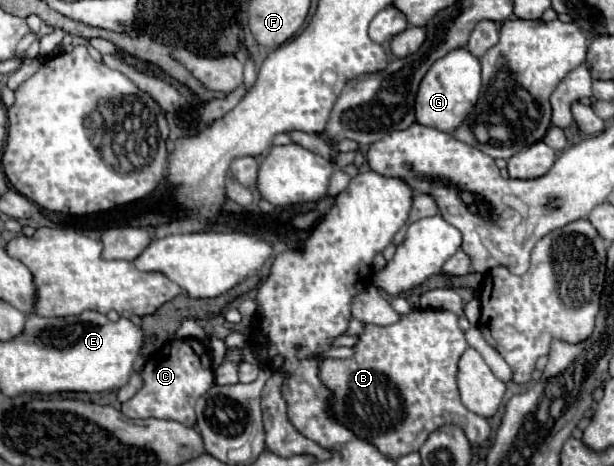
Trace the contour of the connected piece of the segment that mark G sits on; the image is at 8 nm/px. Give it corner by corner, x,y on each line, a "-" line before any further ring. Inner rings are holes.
455,49
435,61
423,77
415,97
415,121
425,127
435,127
443,133
453,133
477,103
481,89
481,67
479,59
467,49

